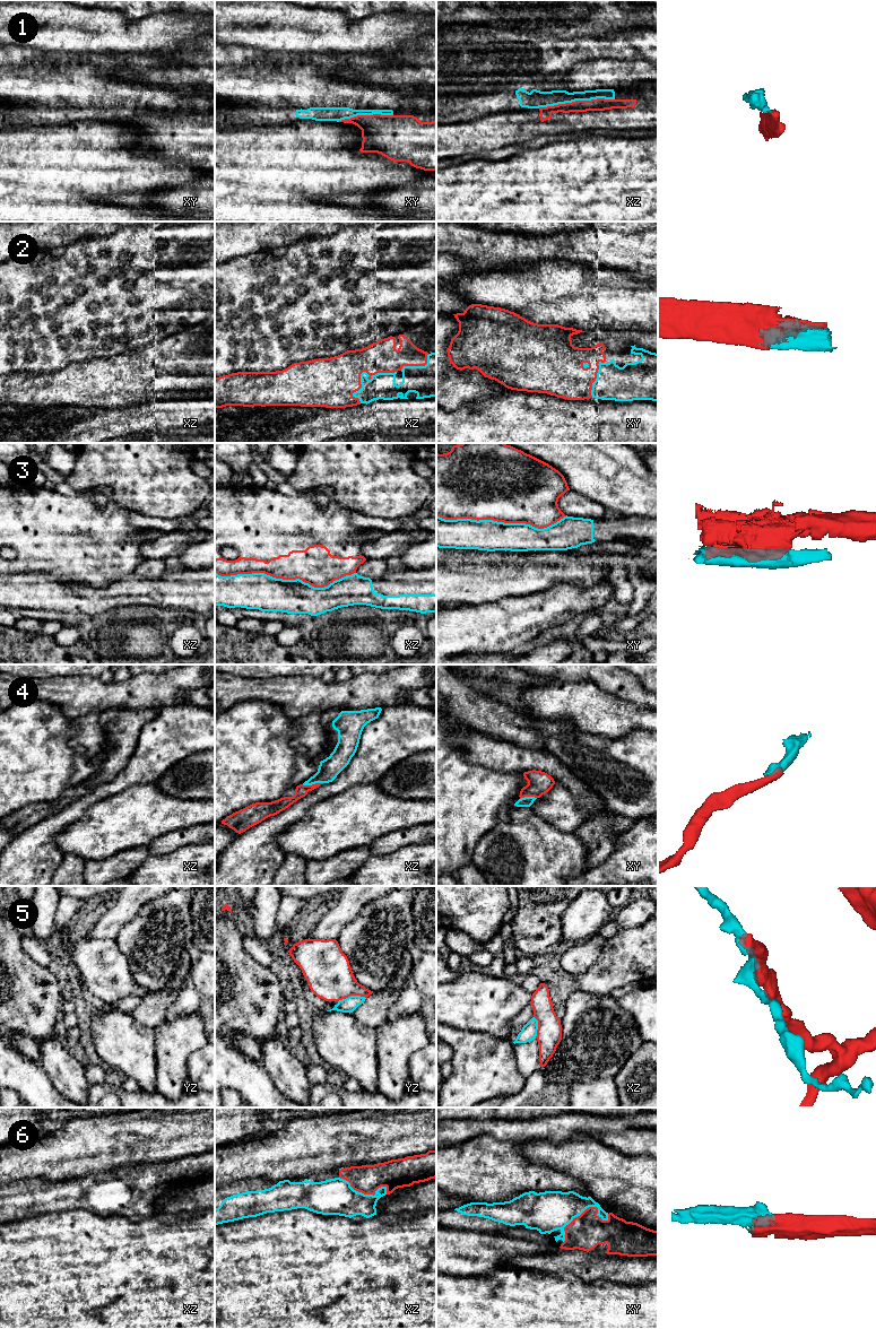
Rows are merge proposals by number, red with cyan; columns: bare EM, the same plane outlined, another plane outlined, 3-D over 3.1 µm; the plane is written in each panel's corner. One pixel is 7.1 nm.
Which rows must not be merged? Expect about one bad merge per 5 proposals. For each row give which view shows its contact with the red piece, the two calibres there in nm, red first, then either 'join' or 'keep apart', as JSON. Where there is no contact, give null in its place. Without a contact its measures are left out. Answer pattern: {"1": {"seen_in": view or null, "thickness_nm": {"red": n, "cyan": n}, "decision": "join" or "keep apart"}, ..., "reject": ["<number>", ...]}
{"1": {"seen_in": "xz", "thickness_nm": {"red": 100, "cyan": 110}, "decision": "keep apart"}, "2": {"seen_in": "xz", "thickness_nm": {"red": 340, "cyan": 190}, "decision": "join"}, "3": {"seen_in": "xz", "thickness_nm": {"red": 280, "cyan": 260}, "decision": "keep apart"}, "4": {"seen_in": "xz", "thickness_nm": {"red": 90, "cyan": 150}, "decision": "join"}, "5": {"seen_in": "yz", "thickness_nm": {"red": 320, "cyan": 110}, "decision": "keep apart"}, "6": {"seen_in": "xy", "thickness_nm": {"red": 240, "cyan": 280}, "decision": "join"}, "reject": ["1", "3", "5"]}

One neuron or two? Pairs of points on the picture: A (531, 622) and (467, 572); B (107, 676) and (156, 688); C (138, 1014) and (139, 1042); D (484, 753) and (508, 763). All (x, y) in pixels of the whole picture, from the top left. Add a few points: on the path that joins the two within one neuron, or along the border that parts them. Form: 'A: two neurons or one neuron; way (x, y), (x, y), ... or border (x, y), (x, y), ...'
A: two neurons; border (527, 593), (477, 602), (475, 605)
B: two neurons; border (87, 676), (103, 682), (113, 682)
C: two neurons; border (128, 1014), (136, 1022), (153, 1030)
D: one neuron; way (489, 753), (502, 757)

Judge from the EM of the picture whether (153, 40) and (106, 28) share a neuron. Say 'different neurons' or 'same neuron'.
same neuron

